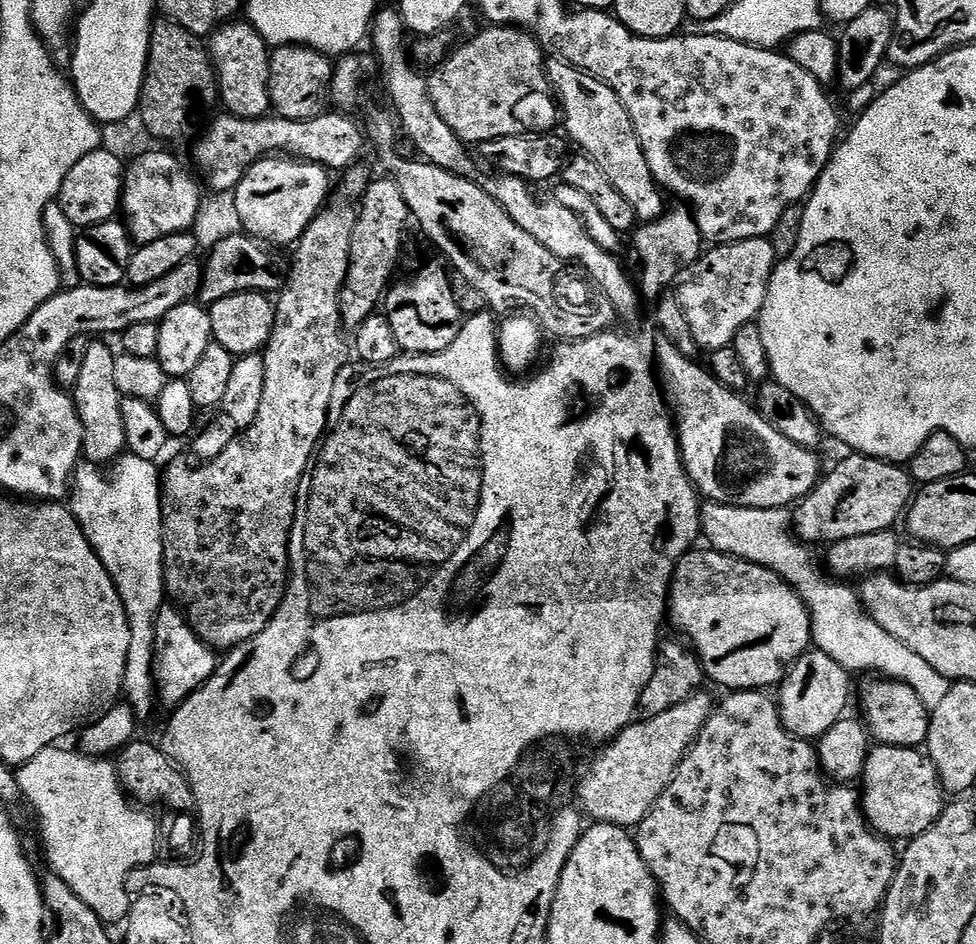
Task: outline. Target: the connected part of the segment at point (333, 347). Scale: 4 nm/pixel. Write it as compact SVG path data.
M357 162L350 168L345 168L340 180L340 200L333 199L327 206L321 208L315 218L306 226L302 238L295 245L296 253L292 256L292 268L286 272L286 287L279 293L275 301L276 325L270 334L268 344L262 353L264 365L266 366L266 390L262 390L262 406L258 406L258 418L250 427L243 429L239 434L233 435L232 441L218 454L218 458L201 463L200 468L191 468L184 460L176 460L162 472L160 481L160 509L162 510L162 522L164 523L164 590L169 601L175 603L176 607L184 613L188 624L198 634L202 642L206 642L213 650L231 650L237 648L242 642L254 638L274 618L278 606L284 597L284 591L288 589L288 577L290 565L288 562L288 539L292 536L292 523L296 517L296 495L300 489L300 480L308 471L314 460L314 453L319 449L330 424L328 411L332 408L332 395L336 392L336 379L344 368L344 363L350 356L350 348L344 345L345 333L339 314L339 294L343 288L344 280L347 278L348 259L350 258L351 234L357 218L357 209L351 208L361 199L368 188L368 184L374 179L373 173L368 173L364 162Z

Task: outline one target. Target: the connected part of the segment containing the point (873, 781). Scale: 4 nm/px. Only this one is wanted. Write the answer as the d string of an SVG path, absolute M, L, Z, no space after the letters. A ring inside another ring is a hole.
M881 744L873 747L866 758L862 777L862 807L868 825L878 836L893 842L907 842L921 836L944 813L946 793L940 784L938 770L929 758L927 751L920 748L899 748L893 744Z

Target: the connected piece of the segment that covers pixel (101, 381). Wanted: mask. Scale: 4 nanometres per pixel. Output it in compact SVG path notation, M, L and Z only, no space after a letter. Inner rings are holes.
M89 343L86 358L82 361L82 370L78 373L78 382L71 389L72 401L76 404L76 413L84 427L83 459L92 464L108 466L125 451L126 432L122 430L118 386L114 386L114 362L117 353L111 352L104 344Z

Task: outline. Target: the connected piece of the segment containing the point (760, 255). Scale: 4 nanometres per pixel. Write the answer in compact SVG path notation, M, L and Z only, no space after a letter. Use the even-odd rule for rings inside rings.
M768 238L722 244L707 250L708 253L705 251L683 269L674 294L682 306L682 314L686 314L697 349L704 351L705 348L705 353L711 354L719 348L729 347L734 334L759 317L766 302L772 270L778 263L778 253L772 249Z

